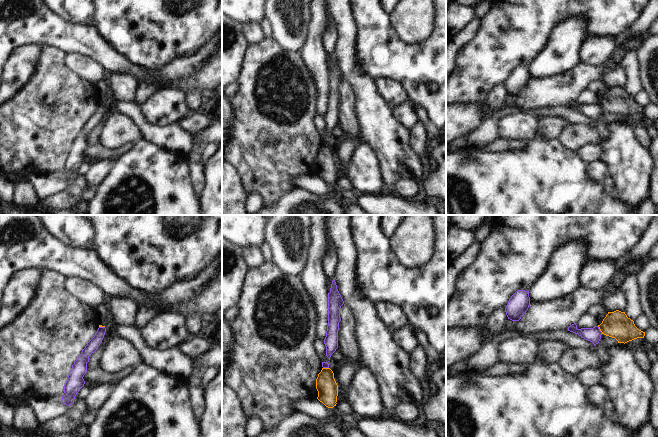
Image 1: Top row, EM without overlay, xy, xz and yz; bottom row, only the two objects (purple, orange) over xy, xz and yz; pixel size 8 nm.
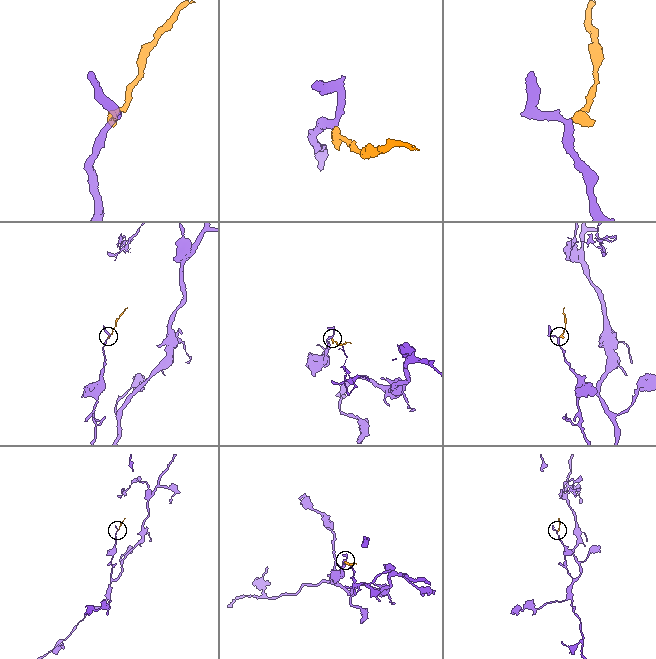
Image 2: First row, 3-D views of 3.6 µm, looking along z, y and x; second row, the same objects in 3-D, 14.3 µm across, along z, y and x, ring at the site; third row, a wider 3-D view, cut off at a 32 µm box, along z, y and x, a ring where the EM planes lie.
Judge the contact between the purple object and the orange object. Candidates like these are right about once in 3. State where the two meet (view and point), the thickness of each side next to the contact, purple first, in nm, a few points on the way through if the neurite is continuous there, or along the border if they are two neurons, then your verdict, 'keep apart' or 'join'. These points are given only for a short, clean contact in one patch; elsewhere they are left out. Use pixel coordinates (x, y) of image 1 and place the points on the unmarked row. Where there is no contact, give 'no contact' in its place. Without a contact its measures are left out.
contact yz (599, 106); calibres 120 and 220 nm; border yz (597, 102), (602, 109); keep apart

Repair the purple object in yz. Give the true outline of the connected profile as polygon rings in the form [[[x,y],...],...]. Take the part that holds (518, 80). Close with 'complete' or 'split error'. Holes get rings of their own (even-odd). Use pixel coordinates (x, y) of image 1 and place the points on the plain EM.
[[[518,66],[508,77],[505,84],[508,95],[512,97],[519,97],[526,89],[530,81],[529,67]]] | complete

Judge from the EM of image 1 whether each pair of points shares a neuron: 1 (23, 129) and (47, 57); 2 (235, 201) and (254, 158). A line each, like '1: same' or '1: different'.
1: same
2: different

